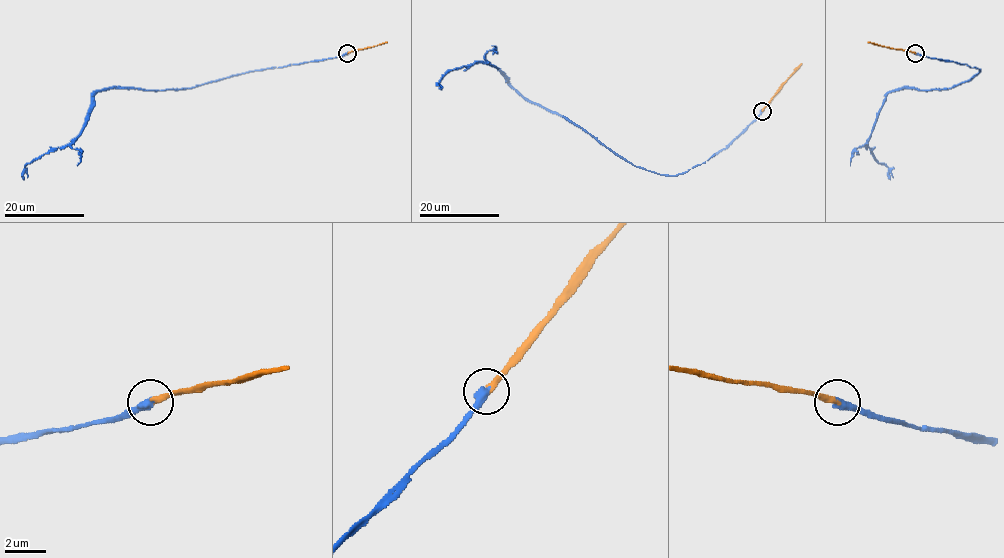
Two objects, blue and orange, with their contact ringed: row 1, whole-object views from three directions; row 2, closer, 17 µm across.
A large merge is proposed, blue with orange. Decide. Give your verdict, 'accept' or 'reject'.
accept

